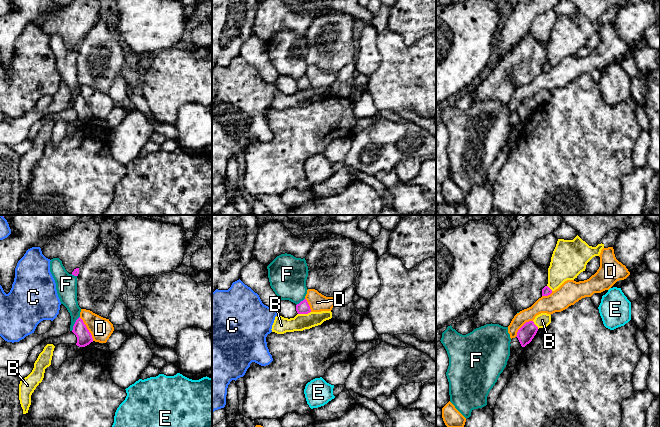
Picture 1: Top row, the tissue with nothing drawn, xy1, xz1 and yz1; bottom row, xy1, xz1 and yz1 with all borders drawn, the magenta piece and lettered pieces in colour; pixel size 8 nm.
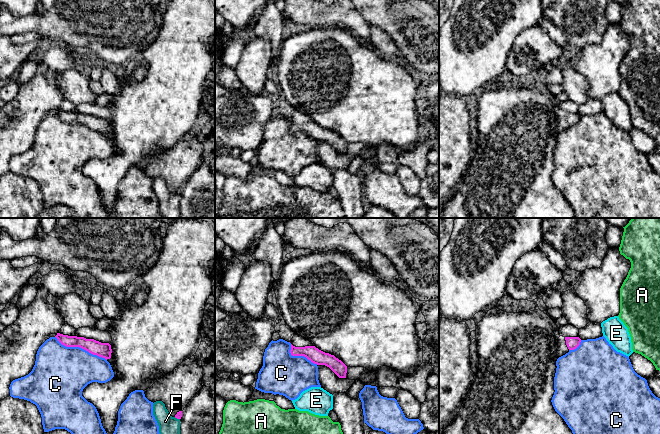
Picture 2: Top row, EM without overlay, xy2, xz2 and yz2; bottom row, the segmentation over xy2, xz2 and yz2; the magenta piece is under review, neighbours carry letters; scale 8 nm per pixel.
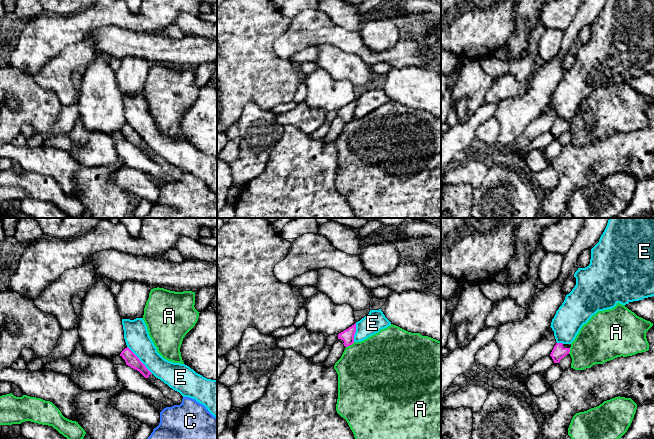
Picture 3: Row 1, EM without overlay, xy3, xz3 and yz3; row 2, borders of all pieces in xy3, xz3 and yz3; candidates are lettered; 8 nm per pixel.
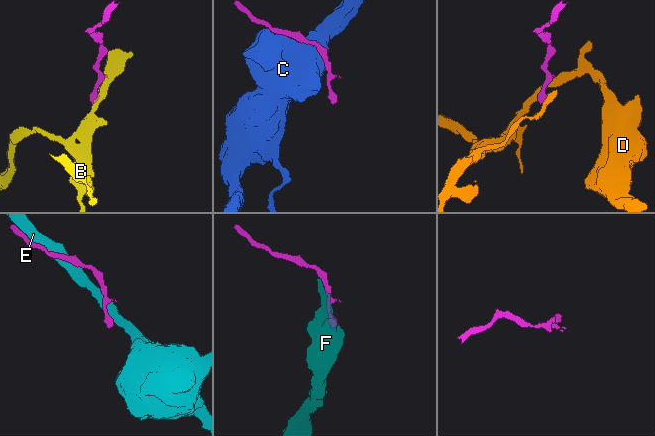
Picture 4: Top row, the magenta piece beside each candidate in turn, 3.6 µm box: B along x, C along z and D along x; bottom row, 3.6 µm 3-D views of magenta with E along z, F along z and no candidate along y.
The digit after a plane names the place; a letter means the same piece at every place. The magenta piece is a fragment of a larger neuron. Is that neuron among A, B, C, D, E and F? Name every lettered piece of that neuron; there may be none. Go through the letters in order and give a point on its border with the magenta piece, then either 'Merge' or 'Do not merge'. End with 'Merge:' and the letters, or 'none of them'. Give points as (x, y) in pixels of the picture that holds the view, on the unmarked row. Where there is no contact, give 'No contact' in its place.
A: Touches magenta at xz3 (350, 120). Do not merge
B: Touches magenta at xz1 (304, 89). Do not merge
C: Touches magenta at xy2 (80, 123). Do not merge
D: Touches magenta at xy1 (87, 105). Do not merge
E: Touches magenta at xy3 (139, 136). Do not merge
F: Touches magenta at xy1 (75, 99). Do not merge
Merge: none of them

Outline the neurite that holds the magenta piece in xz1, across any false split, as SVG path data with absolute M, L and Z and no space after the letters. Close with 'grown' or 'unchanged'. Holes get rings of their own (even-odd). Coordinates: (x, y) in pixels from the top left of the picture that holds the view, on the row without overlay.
M306 75L296 81L296 87L298 90L308 90L311 88L310 82Z; unchanged

